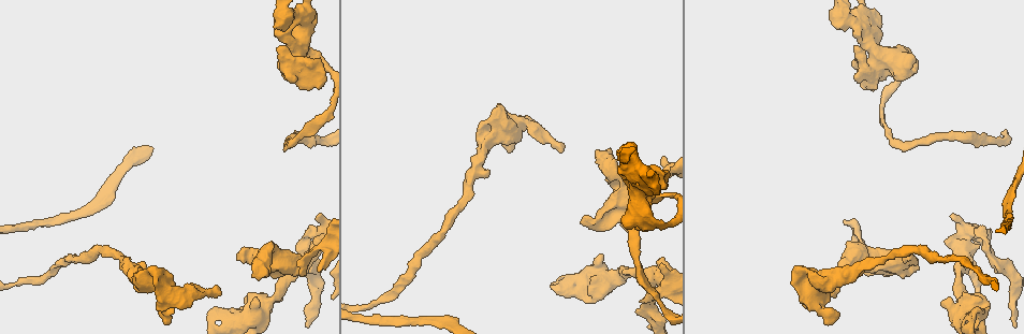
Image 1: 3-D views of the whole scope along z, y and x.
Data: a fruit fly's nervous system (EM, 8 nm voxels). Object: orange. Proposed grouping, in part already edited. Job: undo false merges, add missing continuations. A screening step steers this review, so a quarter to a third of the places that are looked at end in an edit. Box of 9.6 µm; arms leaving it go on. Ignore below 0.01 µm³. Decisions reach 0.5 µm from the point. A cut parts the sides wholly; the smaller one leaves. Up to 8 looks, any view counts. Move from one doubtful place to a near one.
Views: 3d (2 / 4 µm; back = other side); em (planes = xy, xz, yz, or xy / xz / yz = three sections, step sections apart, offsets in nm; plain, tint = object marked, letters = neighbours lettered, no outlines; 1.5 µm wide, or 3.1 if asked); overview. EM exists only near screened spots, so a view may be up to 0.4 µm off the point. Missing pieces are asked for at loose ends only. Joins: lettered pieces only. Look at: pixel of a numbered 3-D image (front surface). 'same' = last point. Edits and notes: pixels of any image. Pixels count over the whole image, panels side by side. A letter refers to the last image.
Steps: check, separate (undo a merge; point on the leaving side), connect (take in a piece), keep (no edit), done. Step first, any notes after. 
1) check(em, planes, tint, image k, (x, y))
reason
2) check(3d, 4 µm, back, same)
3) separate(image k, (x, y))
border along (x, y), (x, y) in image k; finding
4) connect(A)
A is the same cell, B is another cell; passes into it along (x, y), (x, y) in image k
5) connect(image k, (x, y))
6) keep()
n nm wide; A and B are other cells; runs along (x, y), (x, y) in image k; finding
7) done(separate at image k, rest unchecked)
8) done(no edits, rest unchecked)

check(3d, 2 µm, image 1, (245, 250))
an open end

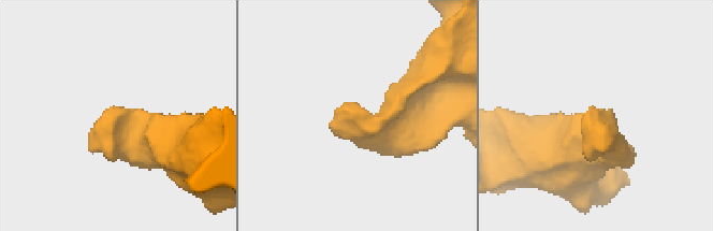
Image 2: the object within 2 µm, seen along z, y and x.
check(em, planes, letters, image 2, (116, 121))

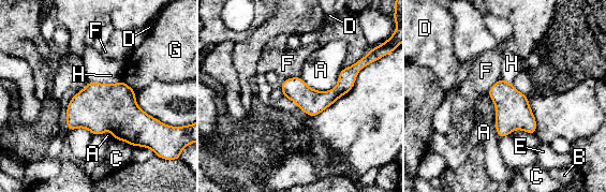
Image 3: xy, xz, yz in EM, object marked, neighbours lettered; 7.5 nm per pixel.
keep()
190 nm wide; A, B, C, D, E, F, G and H are other cells; runs along (357, 67), (330, 97), (285, 94) in image 3; none of them fits

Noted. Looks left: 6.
check(3d, 2 µm, image 1, (252, 277))
free end

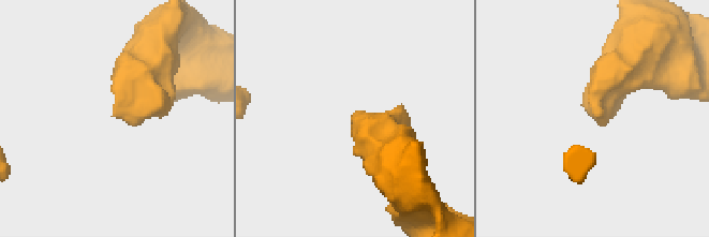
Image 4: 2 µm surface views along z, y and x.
check(em, planes, letters, image 4, (357, 125))
need the tissue

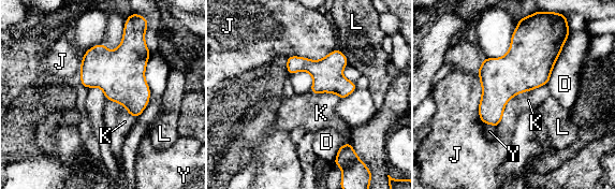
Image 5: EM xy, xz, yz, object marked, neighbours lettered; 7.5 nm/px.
keep()
D, J, K, L and Y are other cells; no lettered piece goes on from it

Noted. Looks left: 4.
check(3d, 2 µm, image 1, (58, 264))
narrows sharply

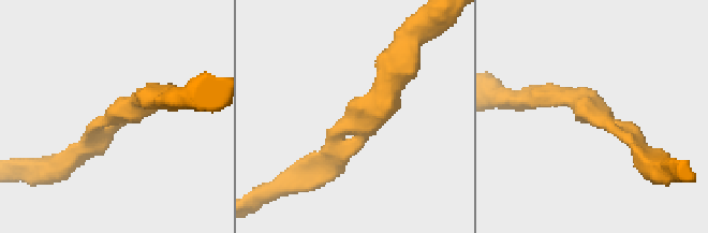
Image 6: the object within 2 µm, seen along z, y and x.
check(em, planes, letters, image 6, (113, 119))
arms of 190, 200 nm; now the EM

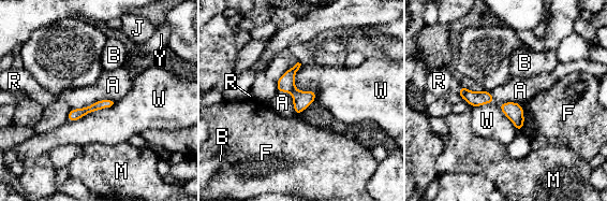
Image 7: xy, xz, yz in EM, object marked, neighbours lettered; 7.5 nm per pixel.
keep()
A, B, F, J, M, R, W and Y are other cells; all the same cell

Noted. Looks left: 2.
done(no edits, rest unchecked)

